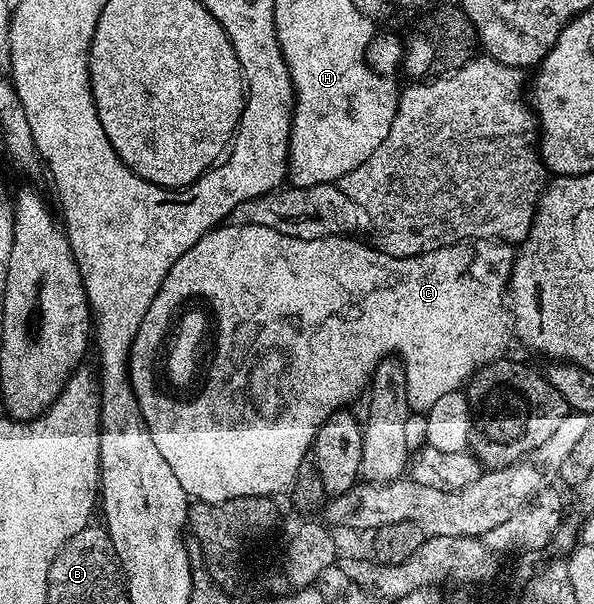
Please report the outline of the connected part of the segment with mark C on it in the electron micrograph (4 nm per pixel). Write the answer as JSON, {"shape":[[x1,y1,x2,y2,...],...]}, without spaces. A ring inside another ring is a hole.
{"shape":[[218,225,218,226,216,226,216,227,214,227,214,228,213,228,213,230,211,230,211,231,208,231,208,232,207,232,207,234,206,234,206,235,204,235,204,237,203,237,203,238,201,238,201,239,200,239,200,241,198,241,198,242,197,242,197,243,196,243,196,244,195,244,195,245,191,245,191,249,187,249,187,253,183,253,183,257,179,257,179,261,175,261,175,265,171,265,171,273,167,273,167,277,166,277,166,278,165,278,165,280,164,280,164,281,163,281,163,285,162,285,162,286,161,286,161,288,160,288,160,289,159,289,159,293,158,293,158,294,157,294,157,296,156,296,156,297,155,297,155,301,151,301,151,309,147,309,147,313,146,313,146,314,145,314,145,316,144,316,144,317,143,317,143,323,142,323,142,324,141,324,141,325,139,325,139,331,138,331,138,332,137,332,137,333,135,333,135,341,134,341,134,342,133,342,133,344,132,344,132,345,131,345,131,349,130,349,130,350,129,350,129,380,130,380,130,381,132,381,132,382,133,382,133,390,134,390,134,391,136,391,136,392,137,392,137,400,138,400,138,401,139,401,139,402,140,402,140,403,141,403,141,415,142,415,142,417,144,417,144,418,145,418,145,424,146,424,146,425,147,425,147,429,148,429,148,430,149,430,149,432,150,432,150,433,151,433,151,441,155,441,155,445,156,445,156,447,158,447,158,449,159,449,159,453,163,453,163,461,167,461,167,465,171,465,171,473,175,473,175,477,179,477,179,485,183,485,183,489,184,489,184,490,185,490,185,492,186,492,186,493,188,493,188,494,189,494,189,495,190,495,190,494,191,494,191,492,192,492,192,491,197,491,197,494,195,494,195,496,194,496,194,498,193,498,193,499,194,499,194,500,197,500,197,501,200,501,200,502,202,502,202,503,222,503,222,502,223,502,223,501,227,501,227,500,228,500,228,499,238,499,238,498,239,498,239,497,243,497,243,496,244,496,244,495,267,495,267,496,270,496,270,497,277,497,277,494,279,494,279,493,280,493,280,491,285,491,285,492,288,492,288,491,289,491,289,490,290,490,290,488,292,488,292,485,293,485,293,482,295,482,295,481,296,481,296,479,297,479,297,476,298,476,298,475,299,475,299,461,303,461,303,457,304,457,304,456,305,456,305,455,307,455,307,454,310,454,310,451,311,451,311,448,312,448,312,446,313,446,313,438,314,438,314,437,316,437,316,435,317,435,317,434,318,434,318,433,319,433,319,429,320,429,320,428,321,428,321,426,322,426,322,425,323,425,323,421,327,421,327,417,331,417,331,413,335,413,335,412,336,412,336,411,340,411,340,410,342,410,342,408,344,408,344,407,345,407,345,406,346,406,346,405,349,405,349,402,351,402,351,401,352,401,352,399,353,399,353,398,355,398,355,397,356,397,356,395,357,395,357,394,359,394,359,393,360,393,360,391,361,391,361,394,362,394,362,392,364,392,364,391,365,391,365,390,366,390,366,388,368,388,368,385,369,385,369,380,370,380,370,378,371,378,371,376,372,376,372,374,373,374,373,370,374,370,374,369,376,369,376,368,377,368,377,366,378,366,378,365,379,365,379,361,380,361,380,360,381,360,381,359,384,359,384,358,386,358,386,357,389,357,389,356,392,356,392,355,394,355,394,356,396,356,396,358,398,358,398,359,400,359,400,361,401,361,401,363,402,363,402,364,403,364,403,366,405,366,405,369,406,369,406,372,407,372,407,374,408,374,408,377,409,377,409,406,410,406,410,408,412,408,412,410,413,410,413,411,414,411,414,412,422,412,422,413,425,413,425,412,428,412,428,409,429,409,429,407,430,407,430,406,431,406,431,405,435,405,435,401,439,401,439,397,443,397,443,393,451,393,451,392,452,392,452,391,461,391,461,390,462,390,462,388,464,388,464,387,465,387,465,386,466,386,466,384,468,384,468,382,469,382,469,378,470,378,470,376,472,376,472,375,474,375,474,373,475,373,475,372,477,372,477,370,478,370,478,369,480,369,480,368,481,368,481,367,485,367,485,366,487,366,487,364,488,364,488,363,493,363,493,362,495,362,495,360,497,360,497,359,499,359,499,358,502,358,502,356,504,356,504,355,505,355,505,354,506,354,506,351,505,351,505,342,507,342,507,341,508,341,508,339,509,339,509,335,510,335,510,339,511,339,511,316,510,316,510,314,509,314,509,312,508,312,508,310,507,310,507,288,508,288,508,286,509,286,509,274,510,274,510,273,511,273,511,269,512,269,512,268,513,268,513,257,514,257,514,254,515,254,515,247,514,247,514,244,511,244,511,243,506,243,506,242,504,242,504,241,502,241,502,240,499,240,499,239,466,239,466,240,465,240,465,242,463,242,463,243,456,243,456,244,455,244,455,245,451,245,451,246,450,246,450,247,444,247,444,248,443,248,443,249,435,249,435,250,434,250,434,251,425,251,425,252,423,252,423,253,422,253,422,255,412,255,412,256,411,256,411,257,395,257,395,256,394,256,394,255,386,255,386,254,385,254,385,252,384,252,384,251,382,251,382,250,380,250,380,249,378,249,378,248,377,248,377,247,376,247,376,246,373,246,373,245,370,245,370,247,368,247,368,245,367,245,367,244,365,244,365,243,360,243,360,241,359,241,359,240,357,240,357,237,346,237,346,236,344,236,344,235,332,235,332,236,331,236,331,237,323,237,323,238,322,238,322,239,316,239,316,240,315,240,315,241,303,241,303,240,302,240,302,239,300,239,300,238,299,238,299,237,287,237,287,236,286,236,286,235,284,235,284,234,283,234,283,233,279,233,279,232,278,232,278,231,276,231,276,230,275,230,275,229,267,229,267,228,266,228,266,227,264,227,264,226,263,226,263,225],[191,291,194,291,194,293,195,293,195,294,197,294,197,295,202,295,202,297,203,297,203,298,205,298,205,299,209,299,209,303,210,303,210,305,211,305,211,306,213,306,213,311,214,311,214,313,215,313,215,314,217,314,217,330,215,330,215,337,217,337,217,338,218,338,218,339,220,339,220,341,221,341,221,375,217,375,217,387,221,387,221,391,217,391,217,395,209,395,209,399,205,399,205,407,201,407,201,403,197,403,197,407,173,407,173,402,171,402,171,403,165,403,165,399,157,399,157,395,158,395,158,393,160,393,160,391,161,391,161,390,162,390,162,388,161,388,161,387,160,387,160,386,159,386,159,383,156,383,156,381,155,381,155,380,153,380,153,362,155,362,155,361,156,361,156,359,157,359,157,331,161,331,161,330,163,330,163,329,164,329,164,327,165,327,165,326,167,326,167,325,168,325,168,323,169,323,169,318,171,318,171,319,170,319,170,323,171,323,171,320,172,320,172,319,173,319,173,318,174,318,174,315,173,315,173,310,175,310,175,309,176,309,176,307,177,307,177,306,179,306,179,305,180,305,180,303,181,303,181,302,183,302,183,301,184,301,184,299,187,299,187,298,189,298,189,297,190,297,190,295,191,295]]}

